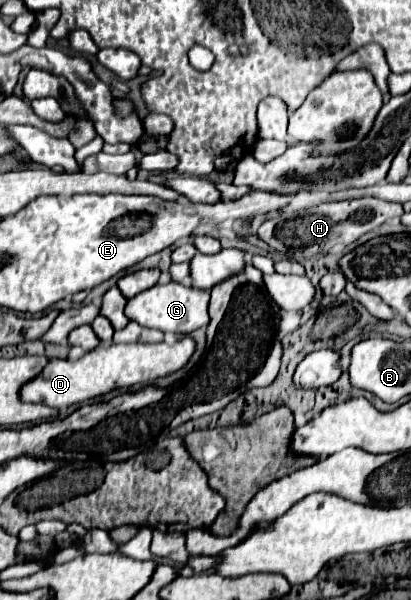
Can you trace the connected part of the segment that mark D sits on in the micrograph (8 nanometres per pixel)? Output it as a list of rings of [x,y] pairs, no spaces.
[[[185,336],[171,346],[165,342],[97,346],[79,360],[51,360],[49,366],[45,366],[45,370],[33,382],[25,384],[21,400],[39,402],[65,410],[71,404],[83,404],[119,388],[131,388],[135,384],[149,384],[157,378],[165,378],[181,370],[191,360],[193,352],[195,352],[195,340],[191,336]]]

